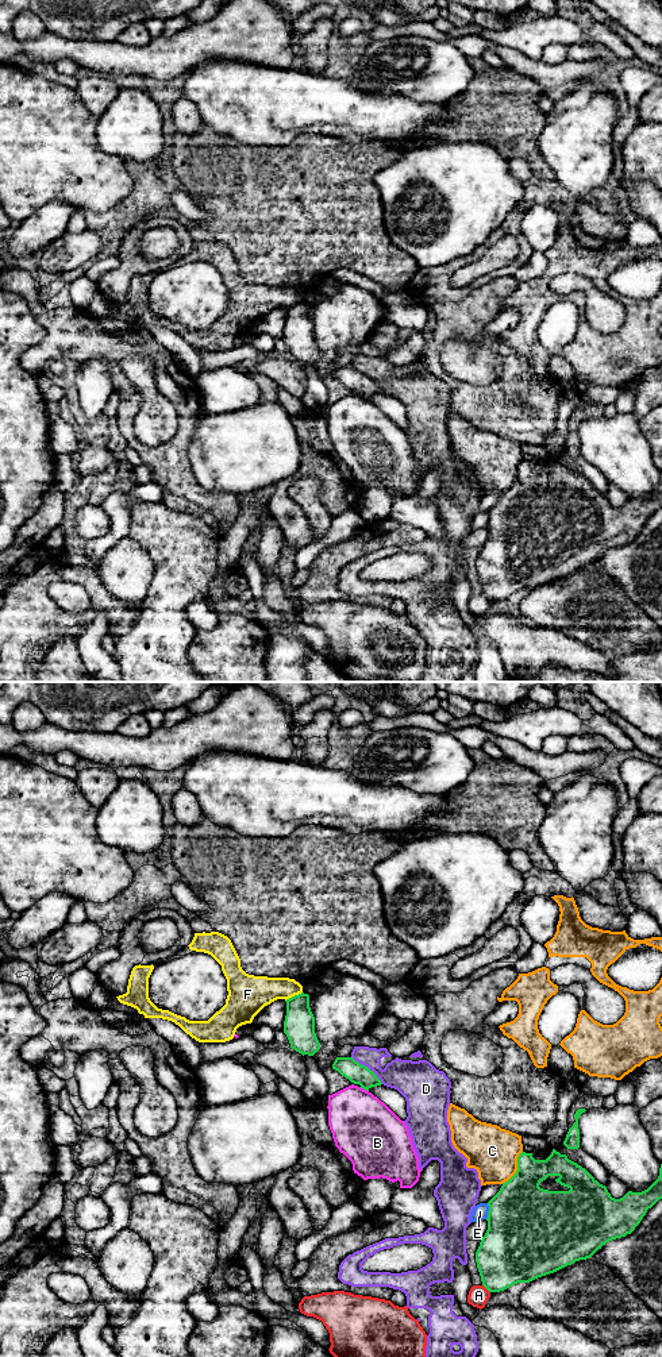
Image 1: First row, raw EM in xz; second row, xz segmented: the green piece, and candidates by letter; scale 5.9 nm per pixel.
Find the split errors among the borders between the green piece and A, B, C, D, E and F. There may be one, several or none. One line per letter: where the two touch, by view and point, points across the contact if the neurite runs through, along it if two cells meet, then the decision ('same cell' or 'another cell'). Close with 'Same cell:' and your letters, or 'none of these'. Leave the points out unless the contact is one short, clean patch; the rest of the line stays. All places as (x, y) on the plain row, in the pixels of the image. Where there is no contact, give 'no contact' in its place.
A: xz (485, 596) | another cell
B: xz (364, 397) | another cell
C: xz (518, 477) | another cell
D: xz (366, 376) | another cell
E: xz (488, 520) | another cell
F: xz (295, 304) | along xz (301, 300), (285, 309) | another cell
Same cell: none of these

